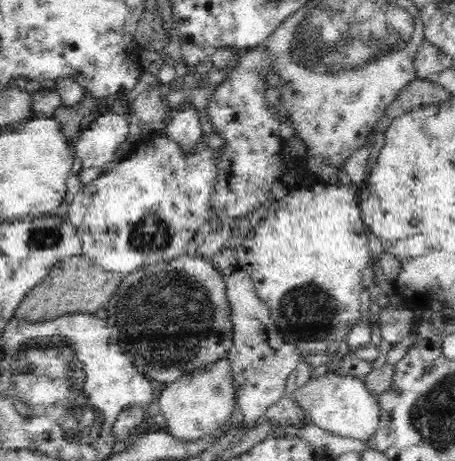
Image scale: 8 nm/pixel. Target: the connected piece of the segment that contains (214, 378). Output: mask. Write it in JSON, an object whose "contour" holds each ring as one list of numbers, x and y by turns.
{"contour":[[222,358,218,362,192,370,178,380,167,383,157,398,159,412,165,420,163,429,174,438,188,442,200,440,205,434,222,430,230,423,230,414,236,404,233,380,230,359]]}

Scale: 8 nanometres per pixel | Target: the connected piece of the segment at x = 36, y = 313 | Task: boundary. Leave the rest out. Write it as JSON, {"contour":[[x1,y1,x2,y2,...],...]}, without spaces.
{"contour":[[82,254,63,258,55,264,45,281,31,288,13,314,13,318,40,322,46,319,60,318,60,315,88,314,96,312,110,300,125,276,120,272,104,271,90,264]]}

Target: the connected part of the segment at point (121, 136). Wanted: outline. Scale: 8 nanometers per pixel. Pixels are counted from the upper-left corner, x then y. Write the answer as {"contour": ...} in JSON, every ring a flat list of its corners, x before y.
{"contour":[[116,113,96,117,73,141,81,168,100,168,112,161,128,138,130,124,131,118]]}

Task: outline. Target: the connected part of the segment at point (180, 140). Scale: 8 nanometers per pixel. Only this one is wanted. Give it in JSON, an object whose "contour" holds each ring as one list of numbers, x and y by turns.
{"contour":[[189,103,178,112,173,113,167,126,168,138,174,139,180,149,187,155,194,150,195,144,202,138,198,121,200,111]]}

